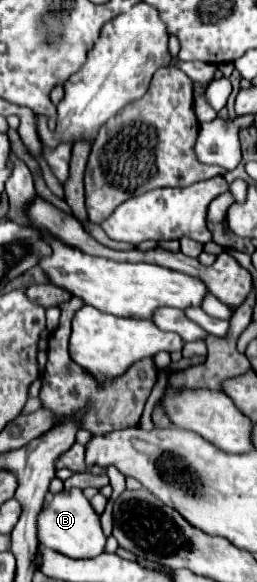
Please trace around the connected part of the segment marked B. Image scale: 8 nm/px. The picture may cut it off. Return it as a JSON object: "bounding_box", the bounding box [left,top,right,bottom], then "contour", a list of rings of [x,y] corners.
{"bounding_box":[38,489,106,559],"contour":[[[80,489],[48,495],[46,501],[48,503],[38,515],[38,539],[42,545],[74,559],[92,559],[104,553],[106,535],[100,525],[100,515],[92,509],[90,501],[82,495]]]}

